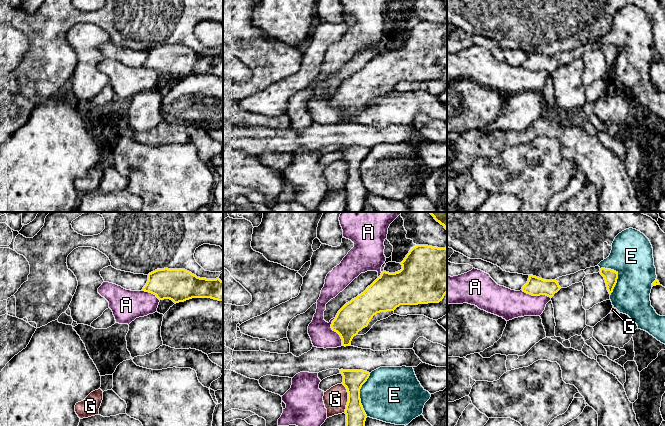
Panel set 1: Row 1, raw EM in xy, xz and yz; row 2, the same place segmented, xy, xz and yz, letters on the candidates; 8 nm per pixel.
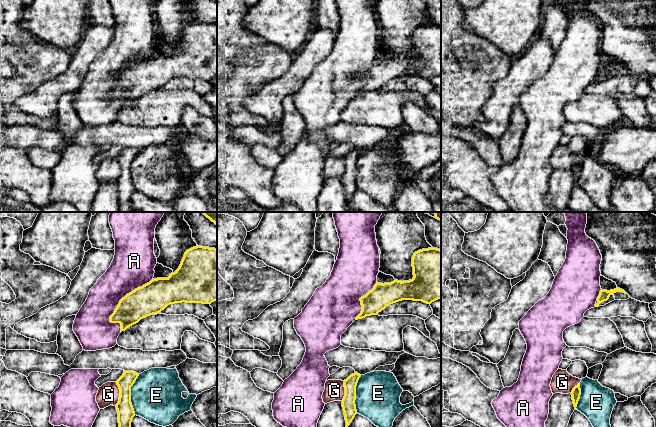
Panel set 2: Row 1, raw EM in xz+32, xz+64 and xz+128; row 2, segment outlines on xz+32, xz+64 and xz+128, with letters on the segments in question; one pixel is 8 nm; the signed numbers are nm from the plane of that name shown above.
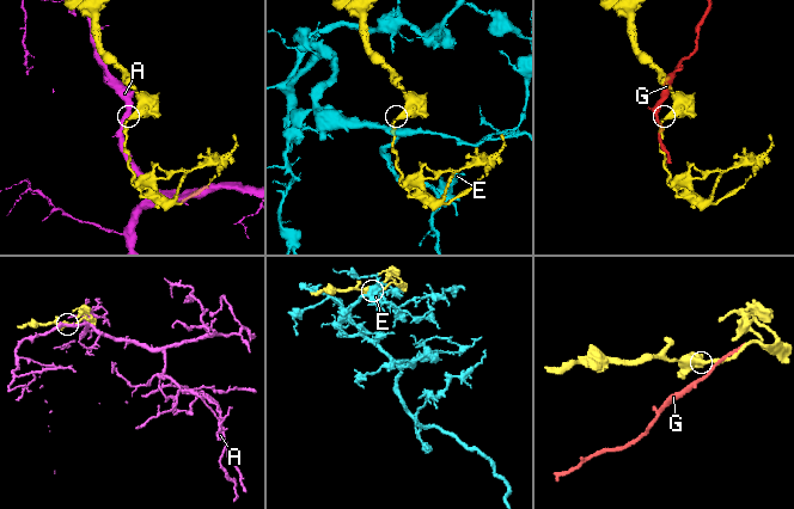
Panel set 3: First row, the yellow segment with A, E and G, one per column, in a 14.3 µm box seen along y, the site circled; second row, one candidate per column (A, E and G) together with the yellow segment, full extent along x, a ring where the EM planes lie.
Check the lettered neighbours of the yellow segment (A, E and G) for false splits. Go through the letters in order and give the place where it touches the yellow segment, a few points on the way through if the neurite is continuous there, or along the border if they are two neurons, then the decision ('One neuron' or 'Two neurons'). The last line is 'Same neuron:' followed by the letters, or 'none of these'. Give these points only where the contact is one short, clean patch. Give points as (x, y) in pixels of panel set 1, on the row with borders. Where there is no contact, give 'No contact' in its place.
A: Touches yellow at xz (335, 331). Two neurons
E: Touches yellow at xz (359, 395). Two neurons
G: Touches yellow at xz (348, 397). Two neurons
Same neuron: none of these

